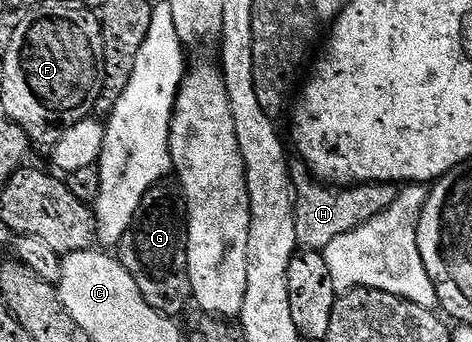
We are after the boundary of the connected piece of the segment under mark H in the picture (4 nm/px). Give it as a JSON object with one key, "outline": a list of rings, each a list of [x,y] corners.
{"outline":[[[307,165],[291,166],[296,191],[296,240],[304,249],[322,251],[338,235],[354,231],[362,223],[382,215],[394,203],[398,189],[392,183],[361,183],[351,187],[329,187],[312,176]]]}

